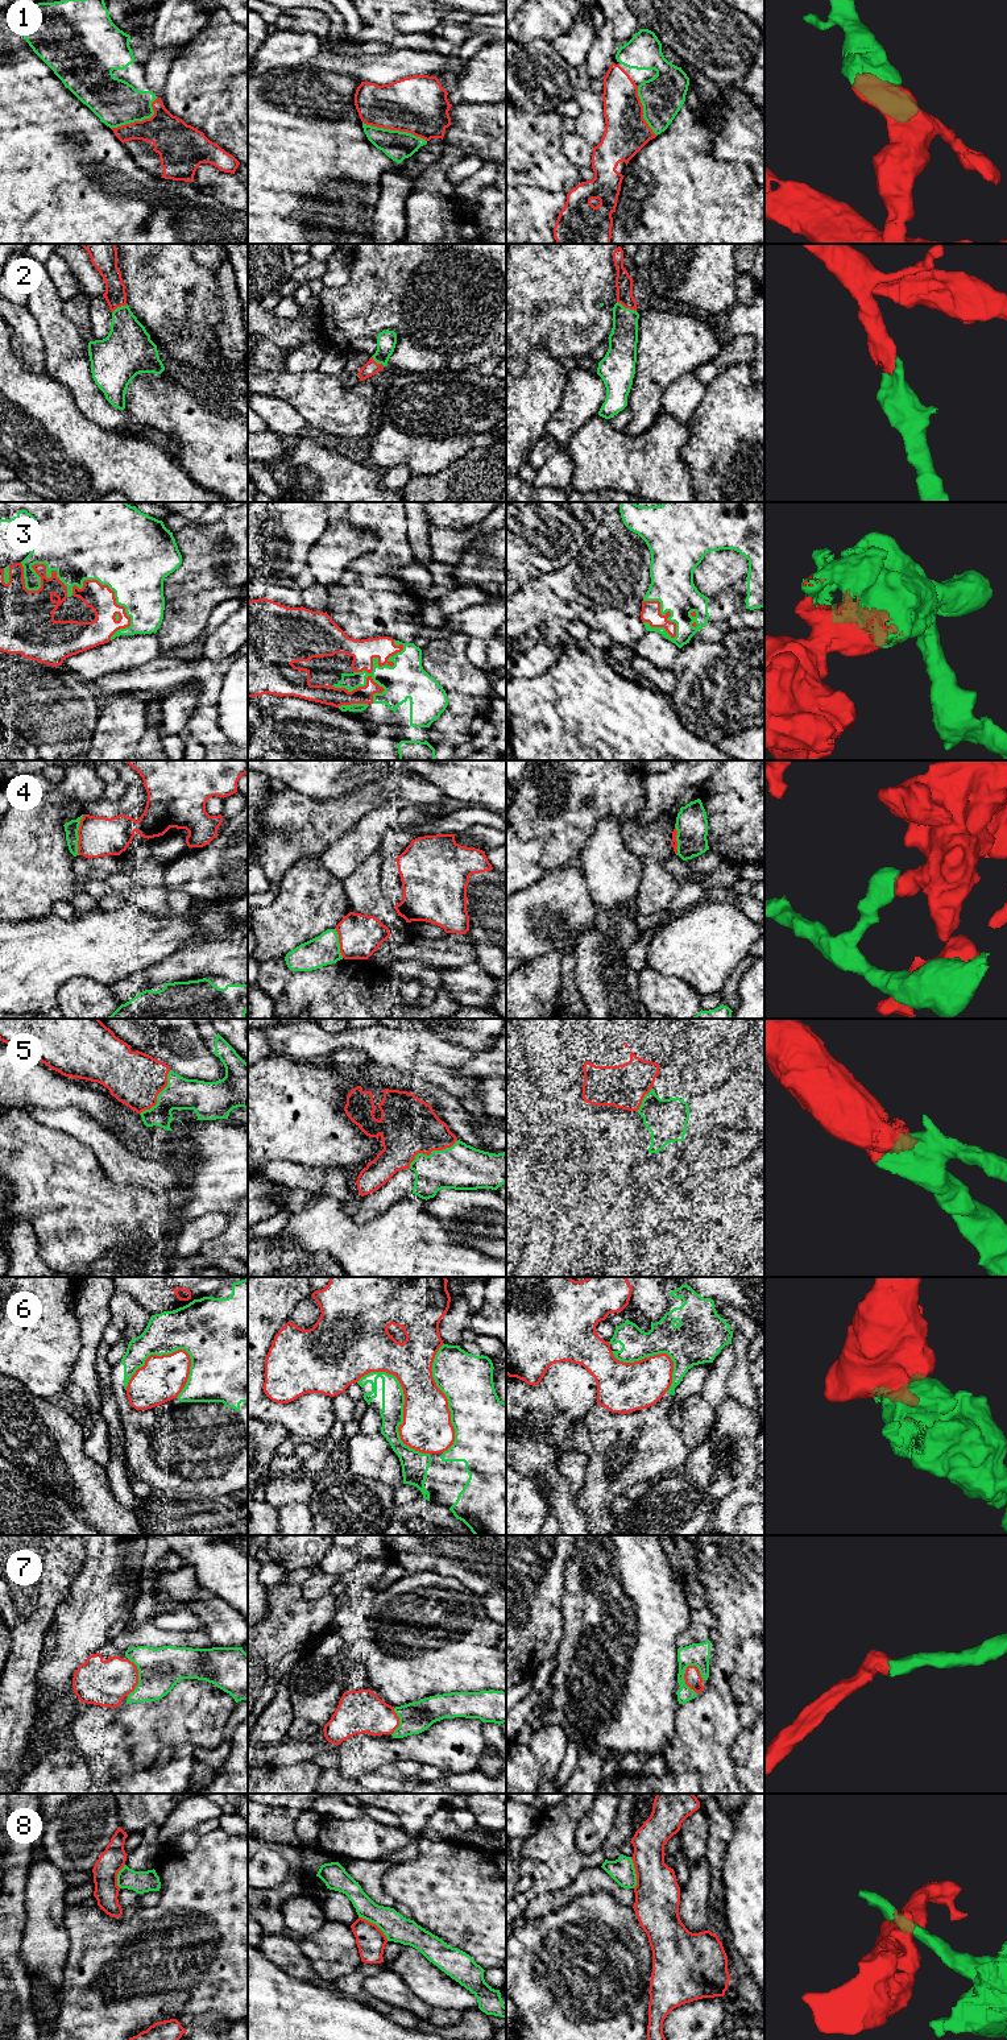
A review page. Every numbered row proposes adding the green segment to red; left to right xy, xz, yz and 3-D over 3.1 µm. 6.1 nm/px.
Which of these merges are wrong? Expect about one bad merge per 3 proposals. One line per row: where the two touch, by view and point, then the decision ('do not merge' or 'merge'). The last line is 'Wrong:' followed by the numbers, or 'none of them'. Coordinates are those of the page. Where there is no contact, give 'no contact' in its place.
1: contact xz (394, 129); merge
2: contact yz (626, 307); merge
3: contact xz (372, 670); merge
4: contact xy (78, 834); do not merge
5: contact xz (430, 1153); merge
6: contact xz (403, 1406); do not merge
7: contact yz (684, 1679); merge
8: contact xz (374, 1924); do not merge
Wrong: 4, 6, 8

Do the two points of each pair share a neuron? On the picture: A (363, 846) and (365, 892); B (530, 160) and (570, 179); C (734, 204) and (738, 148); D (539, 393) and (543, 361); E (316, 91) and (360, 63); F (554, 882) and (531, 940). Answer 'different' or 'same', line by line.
A: different
B: same
C: different
D: same
E: different
F: same

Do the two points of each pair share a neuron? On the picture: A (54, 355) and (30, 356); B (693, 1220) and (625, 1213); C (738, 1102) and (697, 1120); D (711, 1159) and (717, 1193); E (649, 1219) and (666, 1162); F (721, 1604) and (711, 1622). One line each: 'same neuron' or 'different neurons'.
A: different neurons
B: different neurons
C: same neuron
D: different neurons
E: different neurons
F: different neurons

